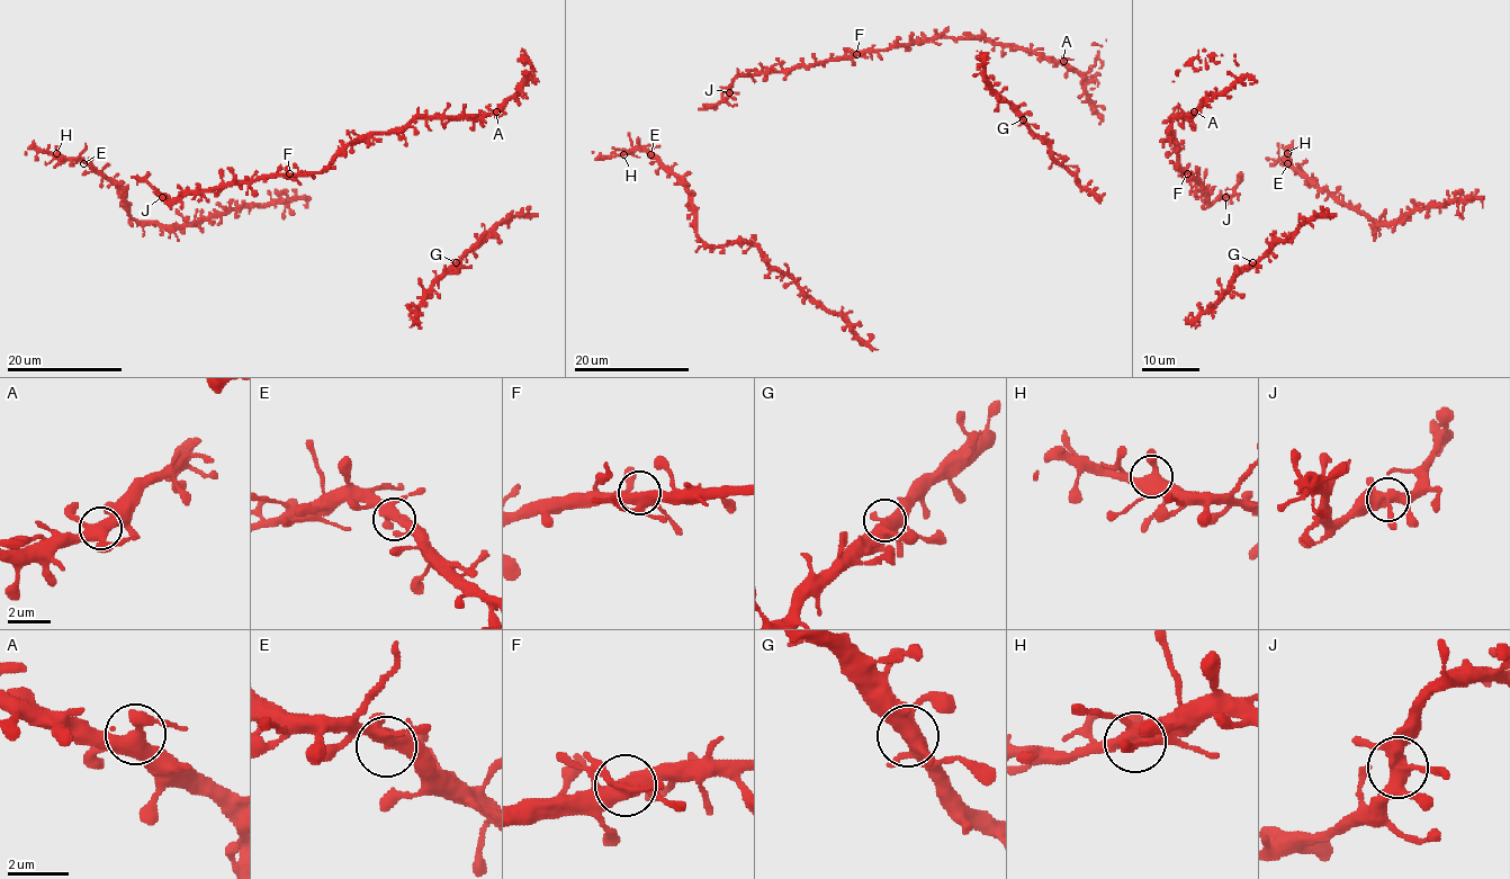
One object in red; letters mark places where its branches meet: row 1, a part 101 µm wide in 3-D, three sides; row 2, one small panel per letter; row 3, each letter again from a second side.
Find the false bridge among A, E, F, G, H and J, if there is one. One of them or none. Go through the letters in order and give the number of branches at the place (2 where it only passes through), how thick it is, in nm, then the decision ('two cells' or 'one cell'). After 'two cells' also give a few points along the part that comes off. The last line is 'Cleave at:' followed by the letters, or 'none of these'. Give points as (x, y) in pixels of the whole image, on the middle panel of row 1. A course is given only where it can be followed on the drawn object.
A: 5 | 440 nm | one cell
E: 5 | 400 nm | one cell
F: 4 | 440 nm | one cell
G: 5 | 440 nm | one cell
H: 4 | 420 nm | one cell
J: 5 | 440 nm | one cell
Cleave at: none of these

